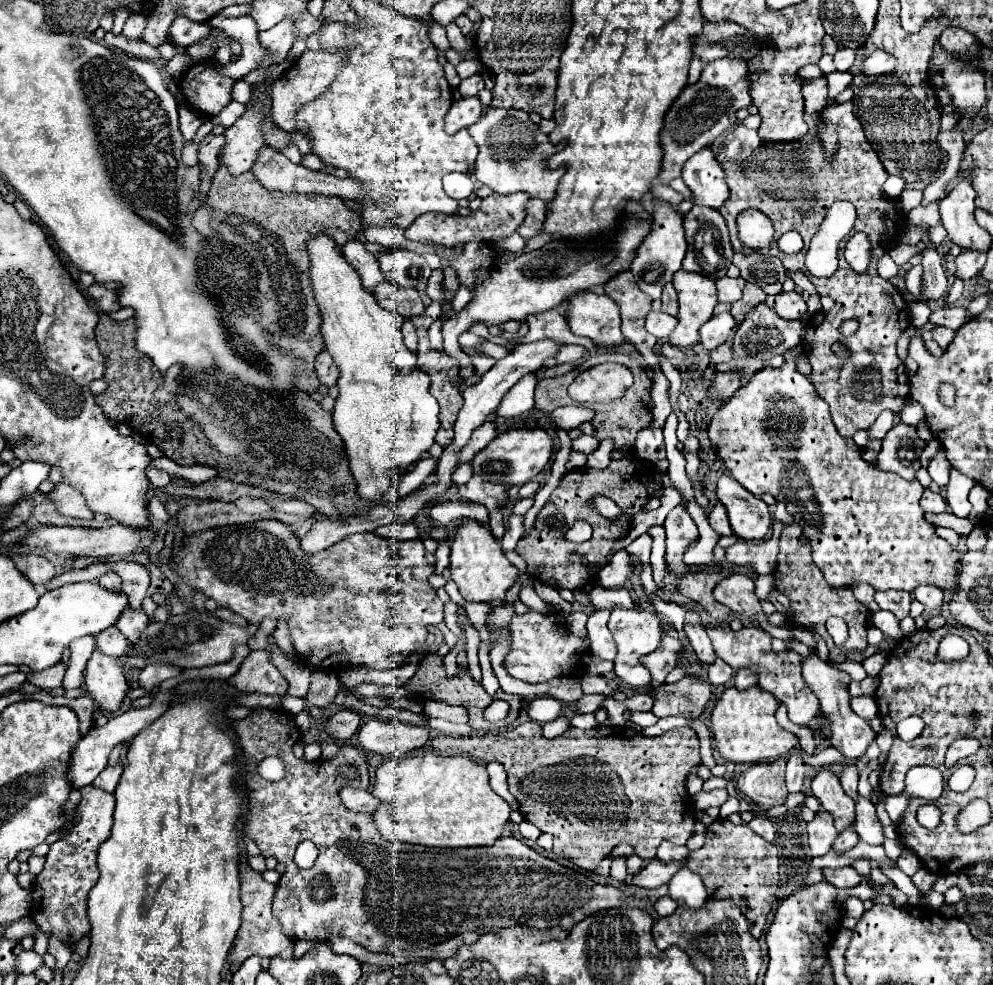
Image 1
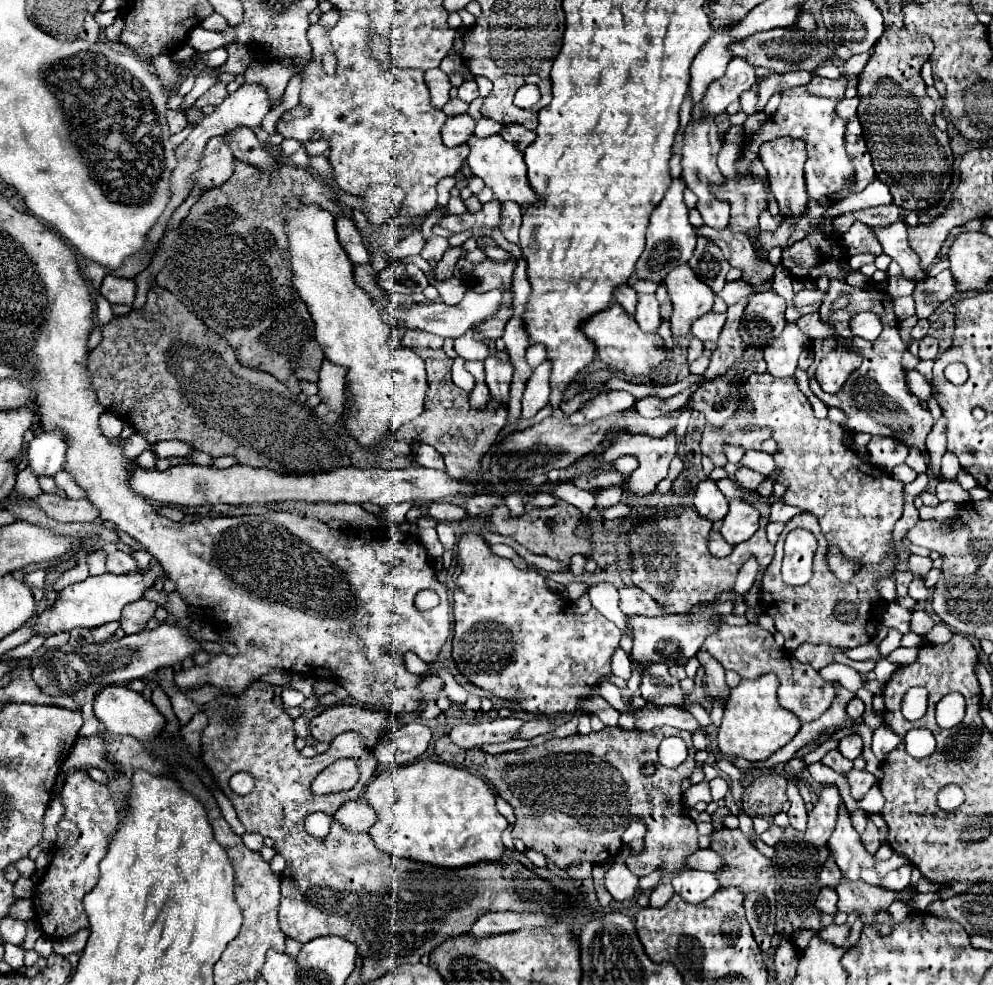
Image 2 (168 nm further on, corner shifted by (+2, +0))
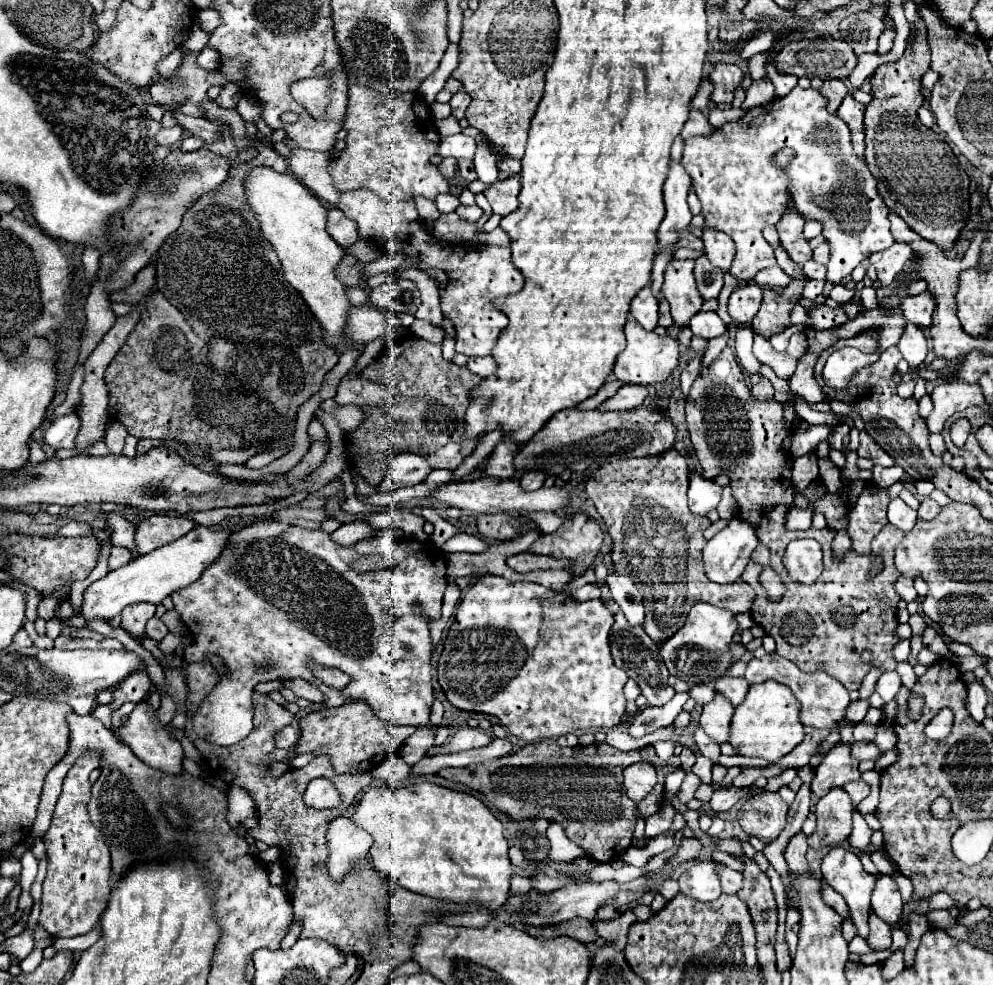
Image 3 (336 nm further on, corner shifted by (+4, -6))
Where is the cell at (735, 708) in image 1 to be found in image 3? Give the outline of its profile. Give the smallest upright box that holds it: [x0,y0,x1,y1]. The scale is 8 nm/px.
[730,682,806,762]

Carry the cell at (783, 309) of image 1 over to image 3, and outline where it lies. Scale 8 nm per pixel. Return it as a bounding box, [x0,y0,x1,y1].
[810,306,850,330]

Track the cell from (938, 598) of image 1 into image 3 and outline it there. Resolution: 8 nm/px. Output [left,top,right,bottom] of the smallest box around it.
[894,576,916,602]

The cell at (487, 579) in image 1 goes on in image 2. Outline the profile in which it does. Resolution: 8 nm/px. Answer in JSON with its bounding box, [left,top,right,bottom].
[452,534,622,716]

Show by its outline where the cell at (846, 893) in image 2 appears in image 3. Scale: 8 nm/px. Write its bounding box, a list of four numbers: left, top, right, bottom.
[868,914,892,952]

